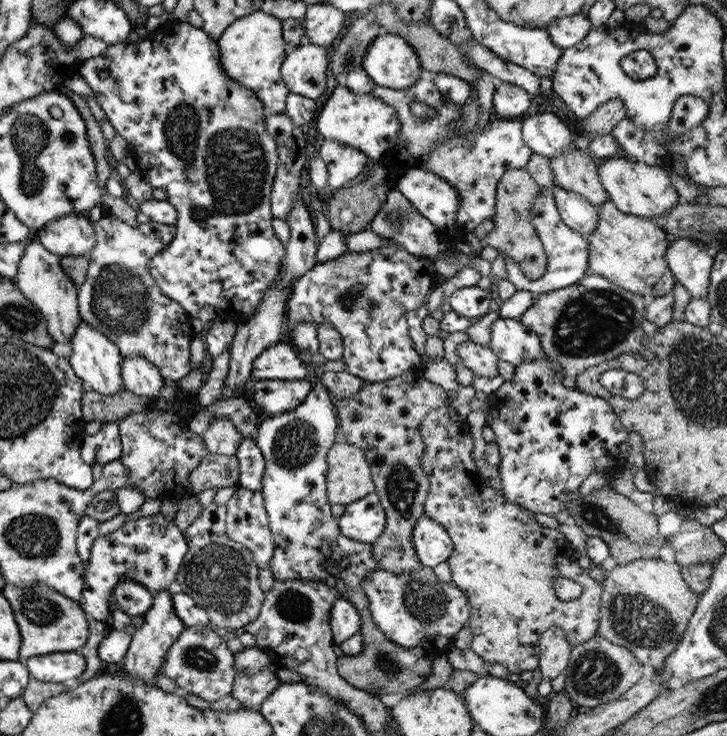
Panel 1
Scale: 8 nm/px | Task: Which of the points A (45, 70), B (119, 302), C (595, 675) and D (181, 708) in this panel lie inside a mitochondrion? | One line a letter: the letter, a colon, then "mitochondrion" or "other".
A: other
B: mitochondrion
C: mitochondrion
D: other

